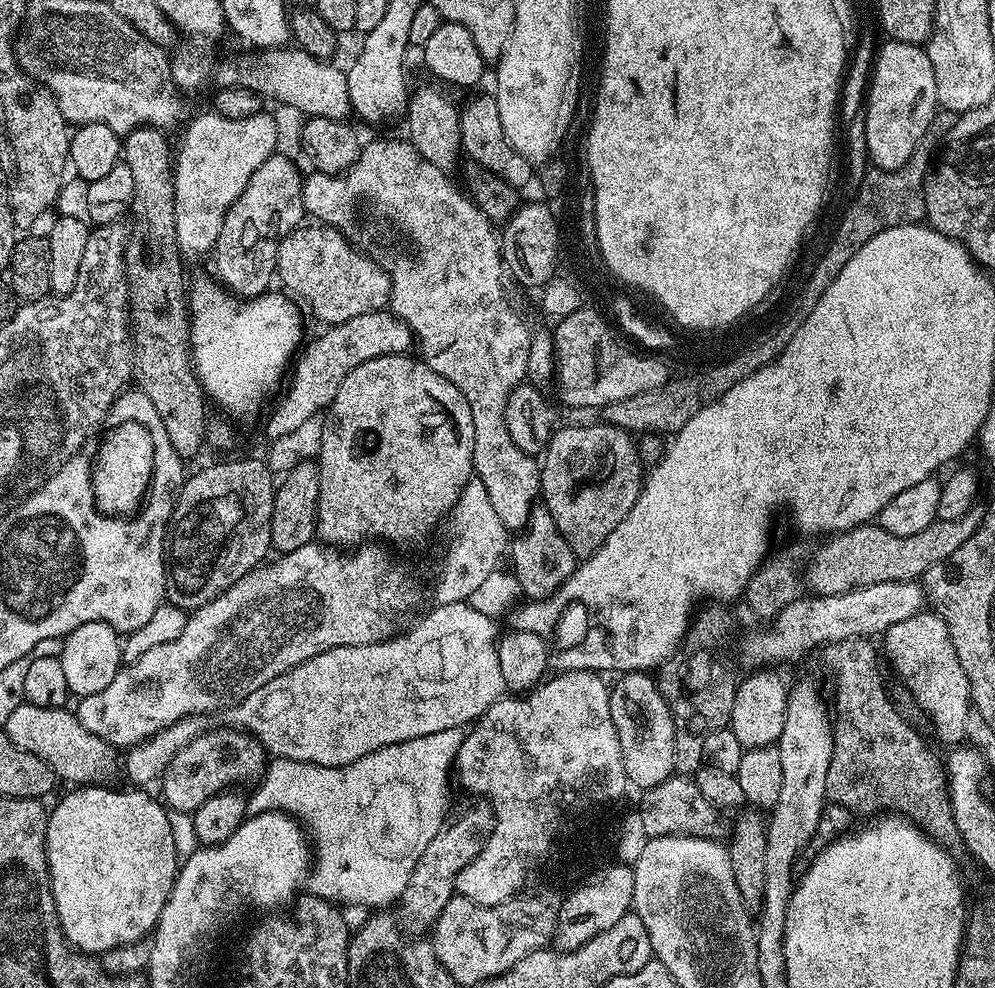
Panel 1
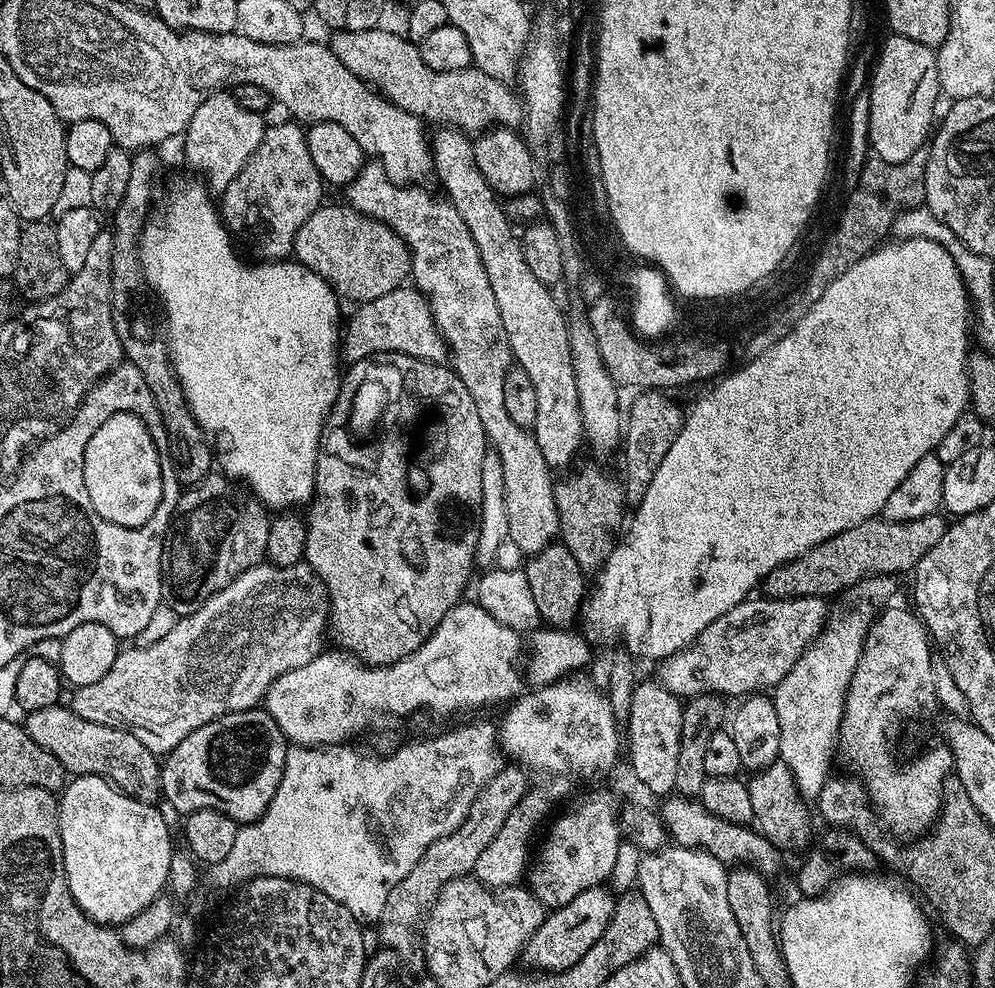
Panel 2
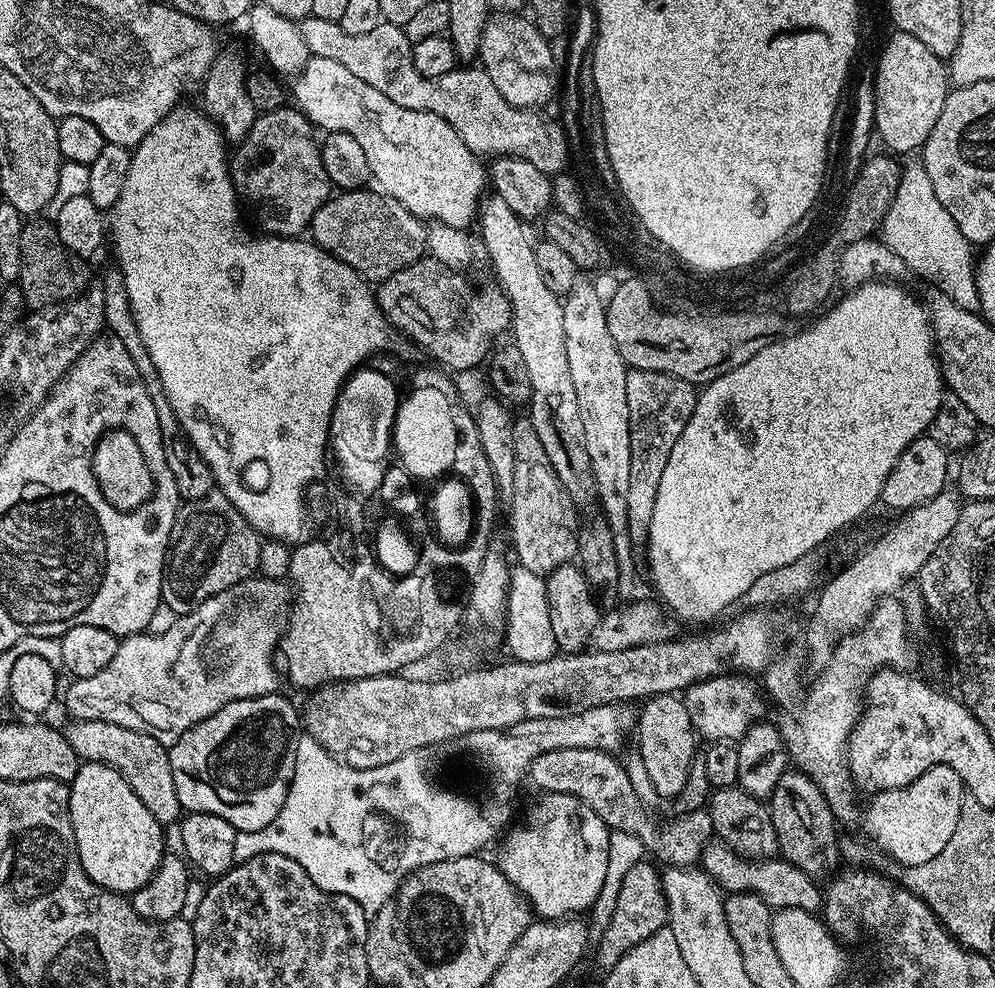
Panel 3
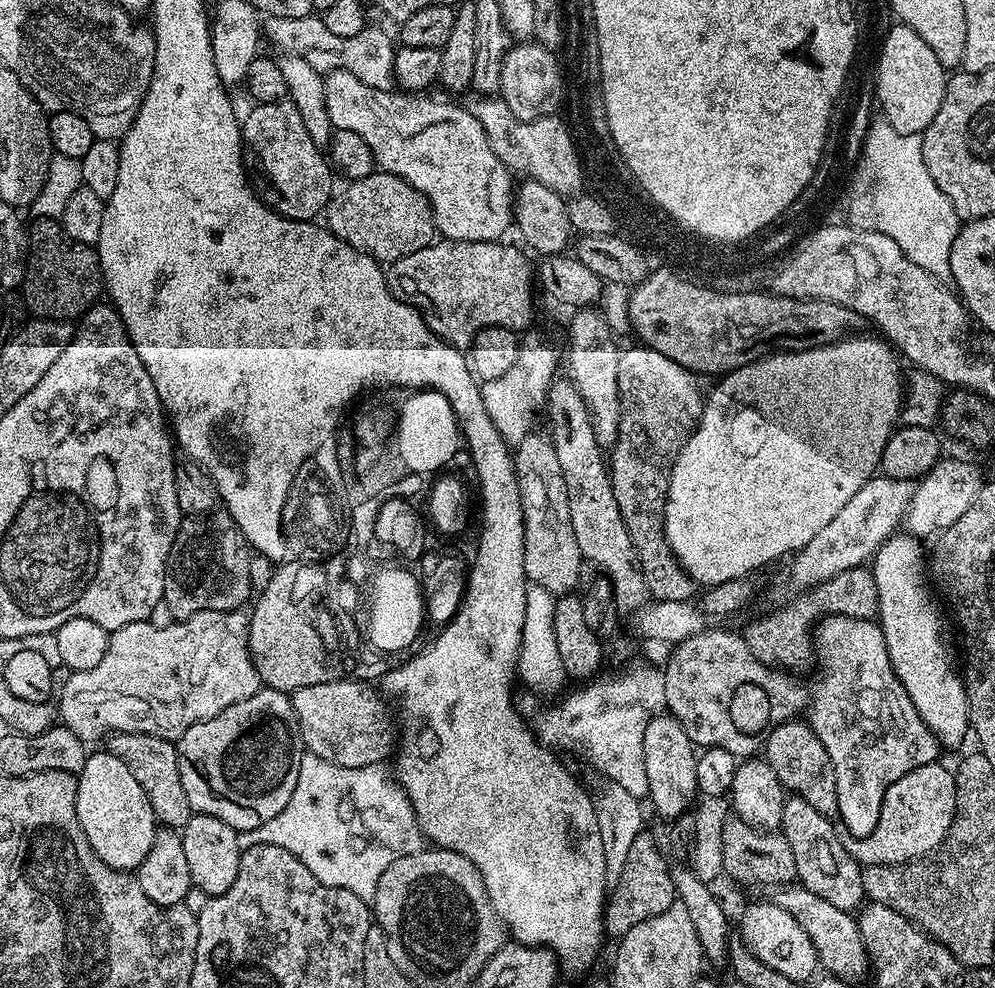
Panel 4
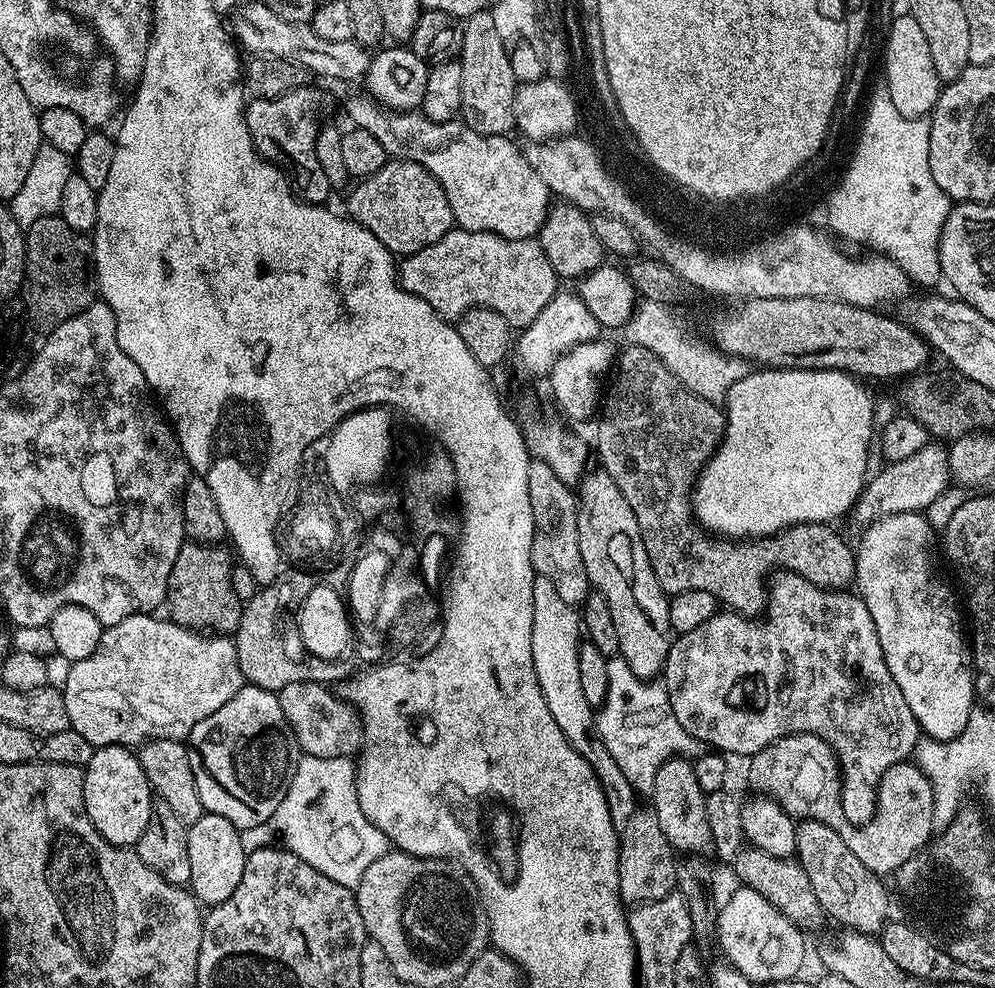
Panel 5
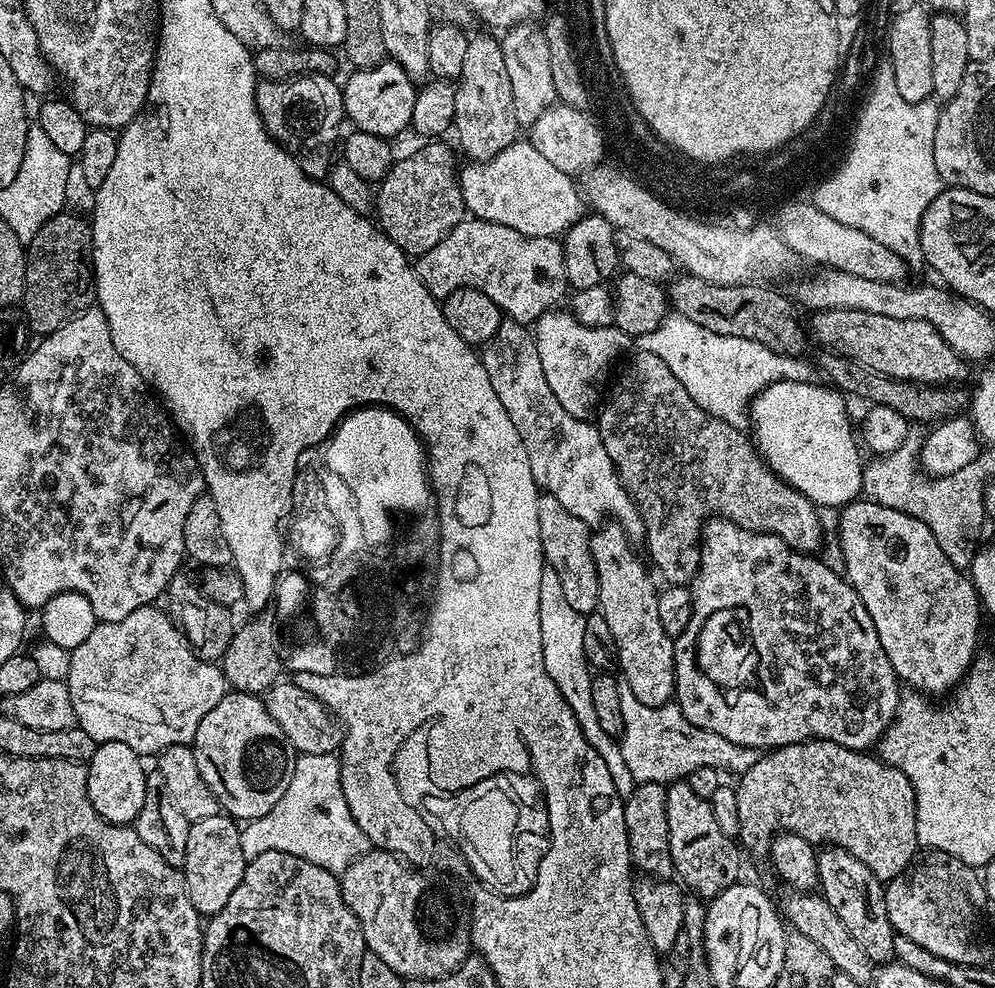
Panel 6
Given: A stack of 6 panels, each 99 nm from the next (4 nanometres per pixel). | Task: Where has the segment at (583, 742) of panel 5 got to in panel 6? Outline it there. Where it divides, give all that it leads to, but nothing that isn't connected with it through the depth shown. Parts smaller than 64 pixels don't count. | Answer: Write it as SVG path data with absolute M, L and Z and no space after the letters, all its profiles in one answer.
M545 566L542 570L542 587L538 593L538 618L542 622L542 662L546 662L546 674L554 678L554 686L558 686L562 698L566 698L566 706L570 706L574 718L578 720L586 742L594 746L594 750L598 751L599 757L606 763L615 789L623 798L633 792L636 783L626 765L626 758L622 755L619 739L613 733L602 730L598 714L594 710L594 697L590 691L594 672L583 652L585 617L585 613L573 610L570 602L566 602L558 574Z

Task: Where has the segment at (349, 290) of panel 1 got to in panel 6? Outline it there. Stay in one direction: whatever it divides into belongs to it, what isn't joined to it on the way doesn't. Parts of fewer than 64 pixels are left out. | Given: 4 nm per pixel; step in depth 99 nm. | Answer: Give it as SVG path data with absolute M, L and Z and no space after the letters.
M428 142L421 152L412 152L405 160L397 159L392 165L392 171L379 181L374 192L374 220L391 240L407 252L409 257L419 258L426 250L438 246L458 222L465 219L466 209L457 165L452 165L452 152L444 142Z

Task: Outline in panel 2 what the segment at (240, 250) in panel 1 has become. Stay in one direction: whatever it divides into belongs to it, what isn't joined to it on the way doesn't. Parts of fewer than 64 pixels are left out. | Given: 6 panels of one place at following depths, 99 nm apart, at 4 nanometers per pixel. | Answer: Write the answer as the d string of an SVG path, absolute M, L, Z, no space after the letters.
M291 123L265 127L258 150L250 154L234 182L226 186L222 194L224 205L221 203L218 208L229 232L241 232L244 236L253 232L252 244L260 255L257 257L265 261L279 260L292 252L292 243L302 222L306 222L325 199L326 185L318 174L318 166L310 159L305 129L299 123Z

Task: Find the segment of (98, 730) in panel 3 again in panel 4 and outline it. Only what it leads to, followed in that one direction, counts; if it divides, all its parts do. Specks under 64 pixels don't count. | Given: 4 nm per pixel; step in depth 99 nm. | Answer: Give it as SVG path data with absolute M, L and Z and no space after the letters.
M114 732L107 737L106 751L114 758L122 758L138 786L146 790L146 798L154 810L157 821L165 828L182 830L194 815L186 790L182 790L182 761L173 741L141 732Z

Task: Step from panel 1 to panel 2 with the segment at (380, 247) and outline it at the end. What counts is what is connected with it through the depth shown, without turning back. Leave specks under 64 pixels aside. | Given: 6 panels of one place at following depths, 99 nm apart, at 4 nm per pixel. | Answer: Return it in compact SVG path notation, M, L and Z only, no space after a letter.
M379 162L365 163L363 170L358 174L358 178L354 178L354 182L346 185L346 203L348 207L356 212L360 212L363 216L369 216L371 220L380 220L383 224L388 225L400 235L404 240L404 245L408 248L408 253L412 255L412 271L410 273L410 280L415 287L419 288L421 292L425 293L428 298L428 307L432 310L432 321L439 328L440 333L444 335L444 340L447 342L450 349L450 367L453 372L458 374L458 378L462 378L462 386L466 386L466 390L470 394L470 398L474 398L474 406L478 406L478 418L482 418L482 426L488 435L488 442L491 451L498 454L498 458L502 462L502 482L504 483L504 494L506 498L506 510L508 511L508 540L513 544L518 551L524 552L525 557L530 557L535 552L540 552L547 546L553 543L560 535L559 512L558 506L555 504L555 488L556 484L552 476L554 476L553 469L549 468L546 458L542 458L542 450L538 450L538 442L535 435L529 429L518 426L518 422L514 422L510 418L510 414L506 414L506 405L502 399L502 382L506 378L508 369L513 367L514 361L512 358L512 350L508 346L508 339L504 333L502 326L502 318L498 310L498 302L494 302L494 290L490 290L490 278L486 278L486 270L482 266L482 258L478 254L478 246L474 246L474 238L470 238L470 230L466 230L466 222L462 222L462 214L458 214L458 210L454 210L454 206L449 204L447 199L435 196L432 192L427 192L426 189L420 188L424 186L413 186L411 184L395 184L393 180L389 180L384 172L384 165Z

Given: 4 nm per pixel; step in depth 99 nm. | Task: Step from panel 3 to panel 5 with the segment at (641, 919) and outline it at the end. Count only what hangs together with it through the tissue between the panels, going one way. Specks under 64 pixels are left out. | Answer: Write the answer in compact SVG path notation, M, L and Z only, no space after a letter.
M637 807L630 815L620 835L620 899L628 906L639 906L658 902L658 898L666 898L677 891L675 880L675 864L677 853L672 844L662 834L662 826L651 807Z

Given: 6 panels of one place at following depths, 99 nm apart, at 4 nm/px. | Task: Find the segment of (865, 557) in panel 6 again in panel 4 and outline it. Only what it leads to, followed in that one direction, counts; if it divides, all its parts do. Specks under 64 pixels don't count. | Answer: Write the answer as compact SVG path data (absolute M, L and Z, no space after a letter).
M900 535L889 536L870 561L874 586L878 588L878 623L894 674L902 682L906 694L910 694L914 710L918 710L922 722L926 722L939 744L945 749L956 748L970 736L964 678L958 671L958 664L956 668L948 657L948 648L944 645L944 620L930 583L926 548L924 552L920 545L923 543L917 537Z

